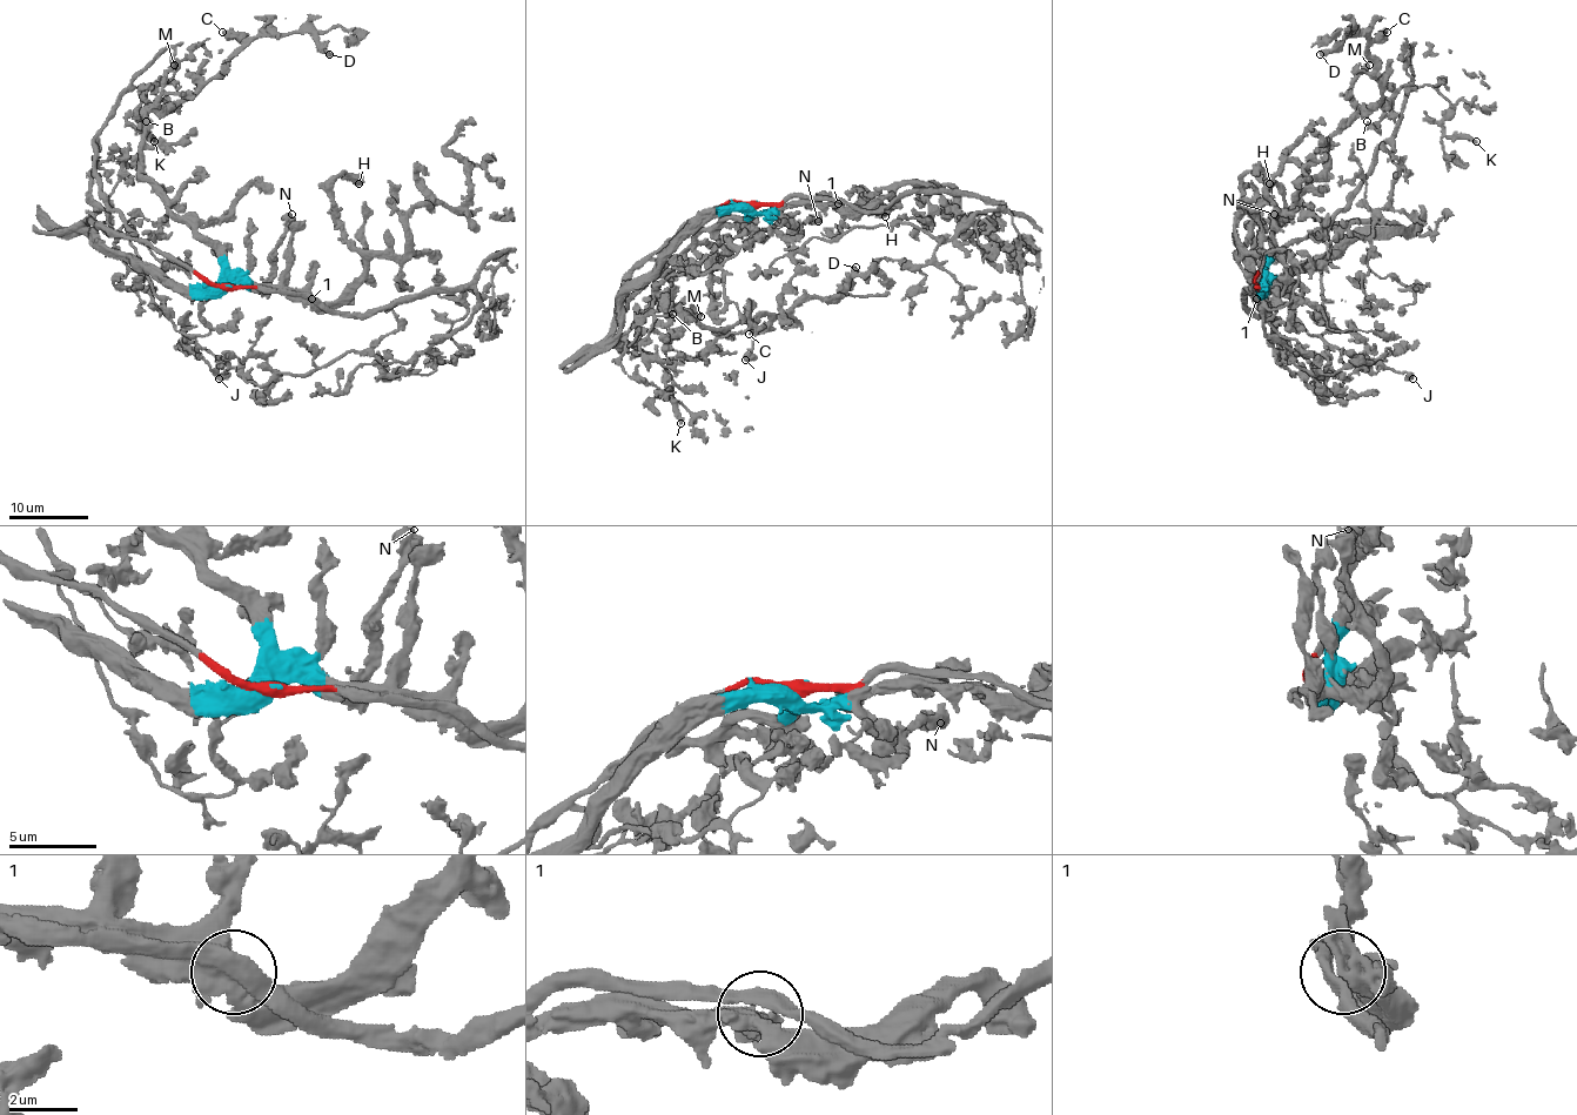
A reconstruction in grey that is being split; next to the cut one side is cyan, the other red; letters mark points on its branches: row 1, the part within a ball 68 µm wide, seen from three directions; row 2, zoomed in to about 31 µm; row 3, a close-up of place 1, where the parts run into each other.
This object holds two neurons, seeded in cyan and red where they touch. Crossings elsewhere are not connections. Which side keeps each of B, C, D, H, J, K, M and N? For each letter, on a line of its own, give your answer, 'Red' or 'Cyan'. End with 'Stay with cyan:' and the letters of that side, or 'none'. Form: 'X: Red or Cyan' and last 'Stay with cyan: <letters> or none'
B: Red
C: Cyan
D: Cyan
H: Cyan
J: Red
K: Red
M: Cyan
N: Cyan
Stay with cyan: C, D, H, M, N

